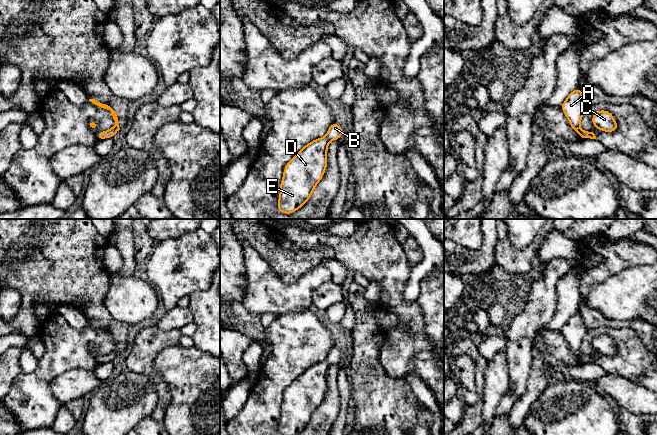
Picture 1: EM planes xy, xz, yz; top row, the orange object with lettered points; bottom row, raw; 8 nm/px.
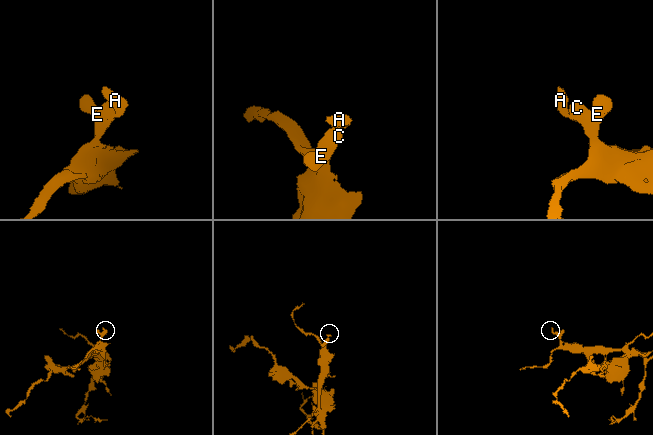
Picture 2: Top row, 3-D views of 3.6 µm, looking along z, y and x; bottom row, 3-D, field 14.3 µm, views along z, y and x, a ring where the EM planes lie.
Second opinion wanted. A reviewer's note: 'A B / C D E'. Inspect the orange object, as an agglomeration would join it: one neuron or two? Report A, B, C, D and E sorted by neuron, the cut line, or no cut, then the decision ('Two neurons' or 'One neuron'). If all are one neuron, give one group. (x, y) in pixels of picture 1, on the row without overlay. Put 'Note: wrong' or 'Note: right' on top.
Note: wrong
Groups: A B C D E. No split. One neuron

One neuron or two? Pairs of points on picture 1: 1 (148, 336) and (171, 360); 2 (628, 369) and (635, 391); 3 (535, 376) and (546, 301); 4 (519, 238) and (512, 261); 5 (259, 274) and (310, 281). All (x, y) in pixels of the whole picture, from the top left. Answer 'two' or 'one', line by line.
1: two
2: two
3: two
4: two
5: one

